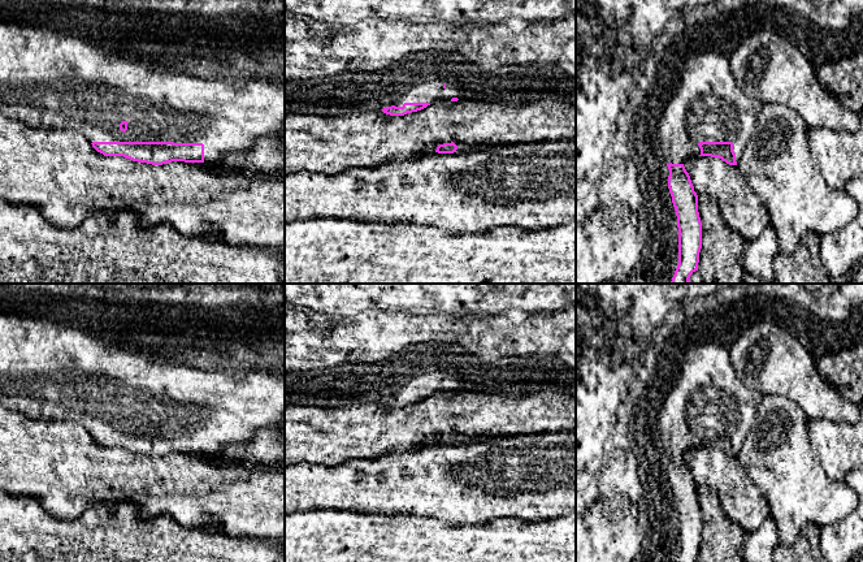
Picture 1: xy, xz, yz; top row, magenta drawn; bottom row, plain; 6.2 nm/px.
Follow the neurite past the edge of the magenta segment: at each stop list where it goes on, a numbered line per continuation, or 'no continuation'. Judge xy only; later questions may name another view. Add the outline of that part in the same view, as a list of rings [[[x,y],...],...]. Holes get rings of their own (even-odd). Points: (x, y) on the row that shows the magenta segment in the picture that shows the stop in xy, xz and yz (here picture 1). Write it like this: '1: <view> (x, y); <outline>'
1: xy (48, 81); [[[0,23],[0,114],[21,121],[23,125],[38,130],[66,130],[70,126],[81,131],[88,142],[174,142],[203,143],[204,163],[214,163],[227,154],[251,152],[260,138],[274,138],[285,131],[285,85],[269,82],[234,82],[227,83],[220,78],[199,78],[185,72],[168,69],[148,59],[117,52],[100,47],[92,42],[61,34],[44,26],[21,26]]]

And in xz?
1: xz (433, 91); [[[441,81],[424,82],[412,87],[408,92],[402,95],[395,103],[395,107],[403,107],[404,103],[429,103],[452,101],[452,98],[461,99],[461,91],[452,85]]]

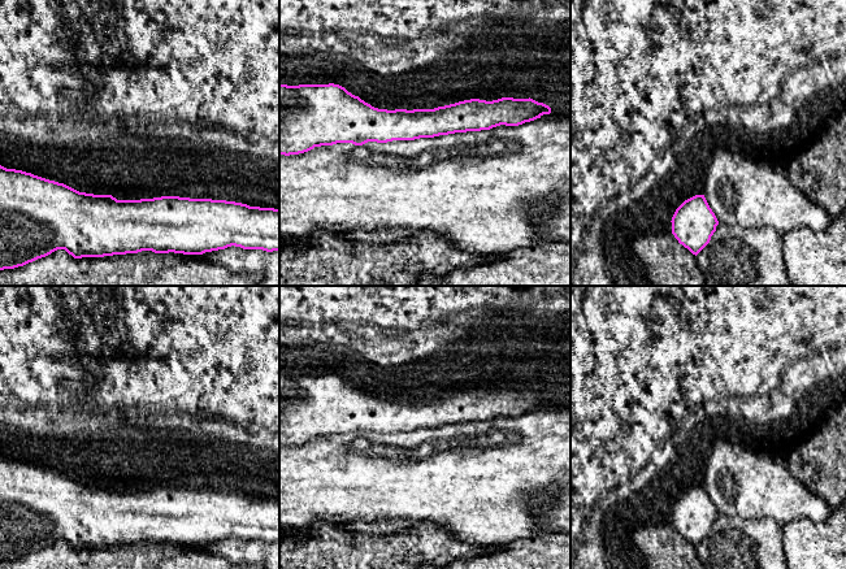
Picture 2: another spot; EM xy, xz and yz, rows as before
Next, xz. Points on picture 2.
no continuation

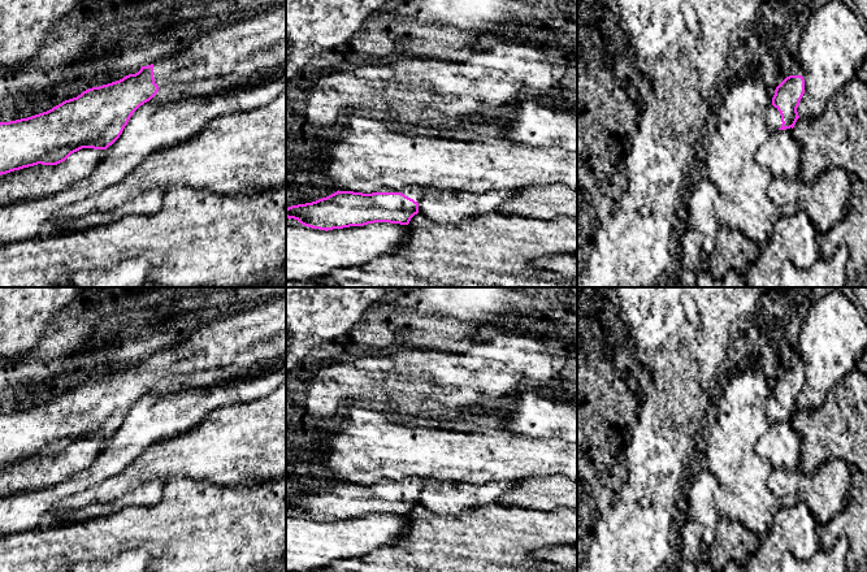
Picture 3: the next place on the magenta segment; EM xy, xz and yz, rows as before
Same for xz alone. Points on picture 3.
1: xz (416, 193); [[[406,186],[402,190],[387,190],[387,188],[381,188],[378,190],[378,192],[402,192],[406,196],[413,199],[415,202],[417,202],[420,204],[420,202],[422,200],[422,198],[426,195],[426,192],[430,188],[428,187],[420,187],[420,186]]]

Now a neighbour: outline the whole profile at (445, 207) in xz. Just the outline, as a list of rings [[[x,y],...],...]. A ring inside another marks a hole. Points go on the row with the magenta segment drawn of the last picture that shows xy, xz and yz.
[[[430,188],[419,204],[419,214],[439,224],[458,225],[467,218],[497,212],[513,191],[490,191],[484,195]]]

